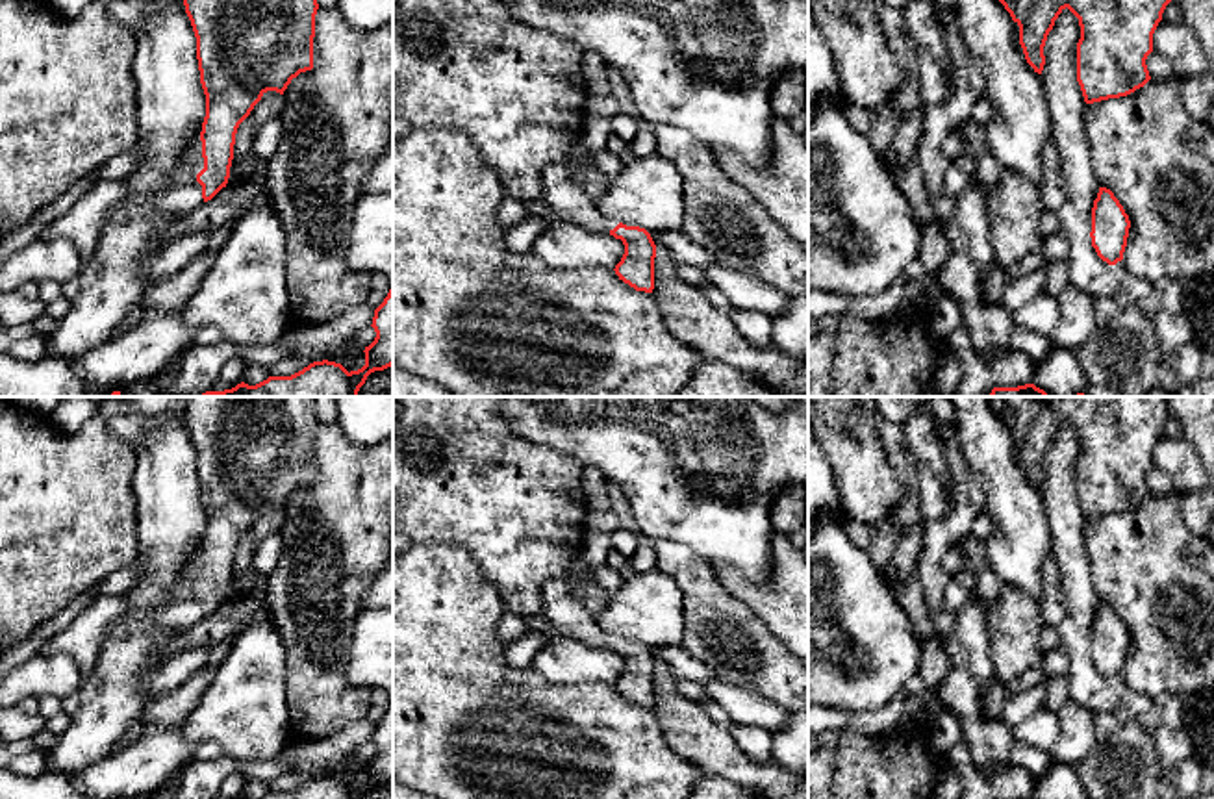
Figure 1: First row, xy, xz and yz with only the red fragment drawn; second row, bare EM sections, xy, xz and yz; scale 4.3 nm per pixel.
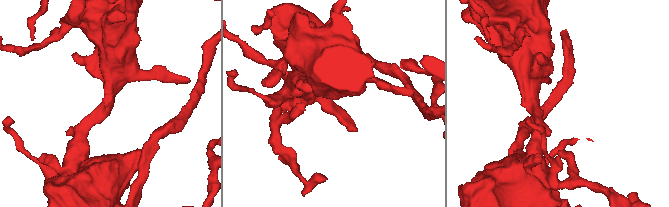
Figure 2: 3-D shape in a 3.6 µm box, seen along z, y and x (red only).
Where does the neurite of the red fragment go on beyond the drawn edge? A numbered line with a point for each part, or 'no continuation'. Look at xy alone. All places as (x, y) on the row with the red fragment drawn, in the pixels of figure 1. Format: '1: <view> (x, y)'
1: xy (184, 193)

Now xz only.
1: xz (562, 197)

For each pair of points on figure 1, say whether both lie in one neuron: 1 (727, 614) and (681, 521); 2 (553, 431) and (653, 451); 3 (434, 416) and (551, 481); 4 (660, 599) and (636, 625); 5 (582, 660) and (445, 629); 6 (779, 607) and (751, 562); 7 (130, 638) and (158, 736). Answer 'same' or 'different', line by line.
1: different
2: same
3: same
4: same
5: different
6: different
7: different

